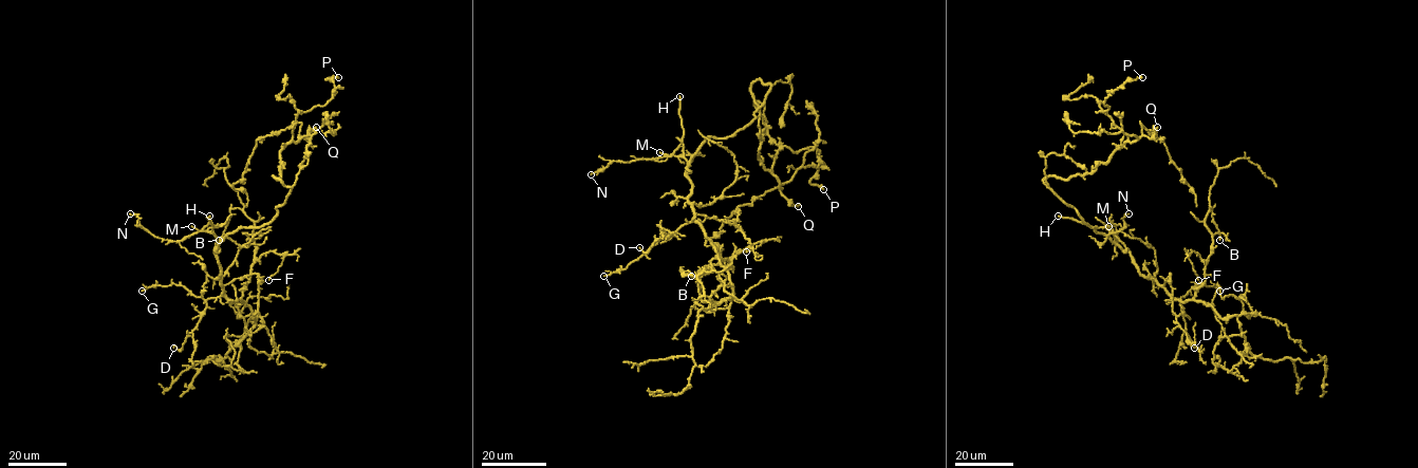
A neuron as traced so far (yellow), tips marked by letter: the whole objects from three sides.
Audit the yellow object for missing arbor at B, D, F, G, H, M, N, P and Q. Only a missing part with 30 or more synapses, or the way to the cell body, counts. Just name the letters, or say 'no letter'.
H

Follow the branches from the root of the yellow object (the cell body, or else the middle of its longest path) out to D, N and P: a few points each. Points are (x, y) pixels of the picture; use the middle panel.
D: (713, 137), (687, 167), (694, 219), (658, 238), (648, 251), (639, 247)
N: (713, 137), (691, 158), (690, 172), (683, 156), (668, 155), (612, 161), (591, 174)
P: (713, 137), (744, 129), (769, 83), (751, 88), (759, 160), (772, 173), (783, 146), (816, 148), (823, 189)

